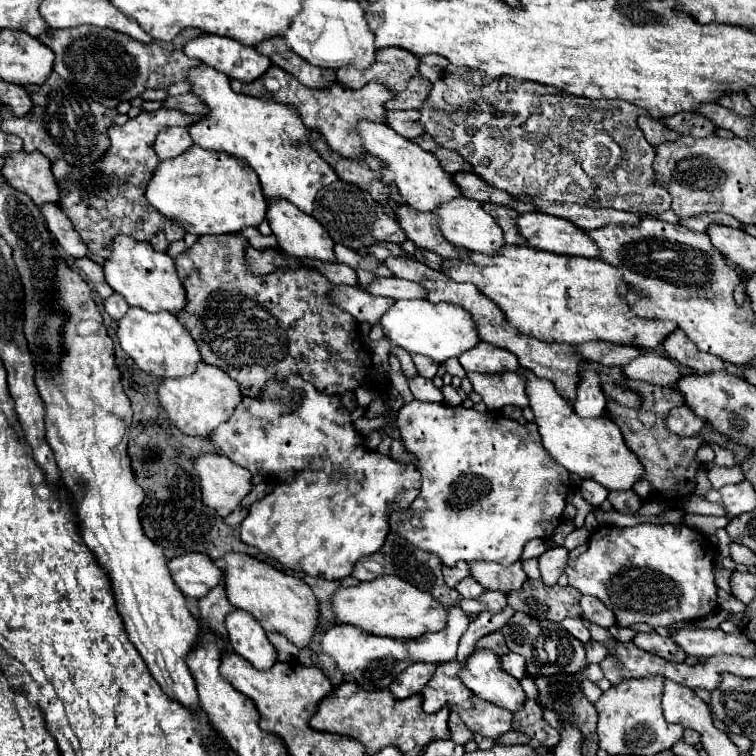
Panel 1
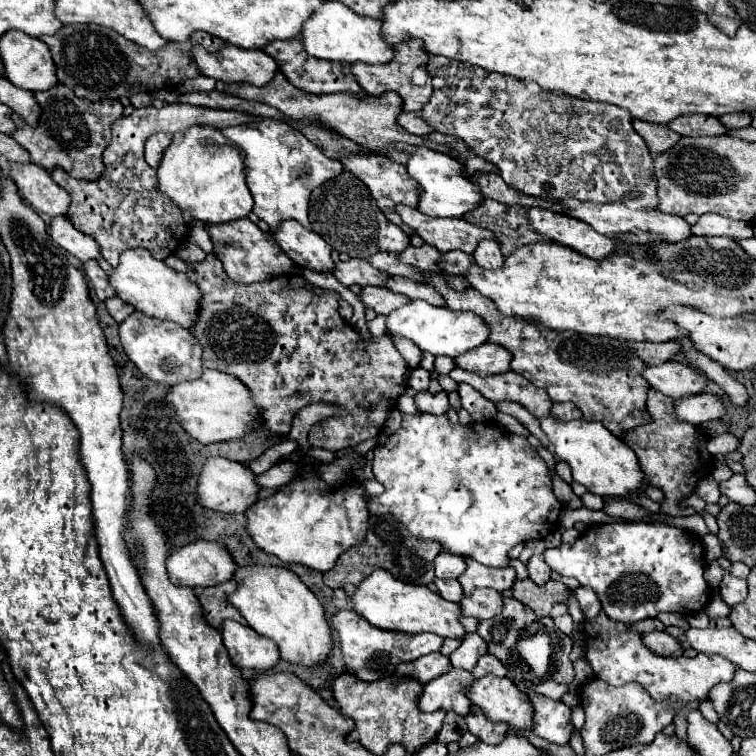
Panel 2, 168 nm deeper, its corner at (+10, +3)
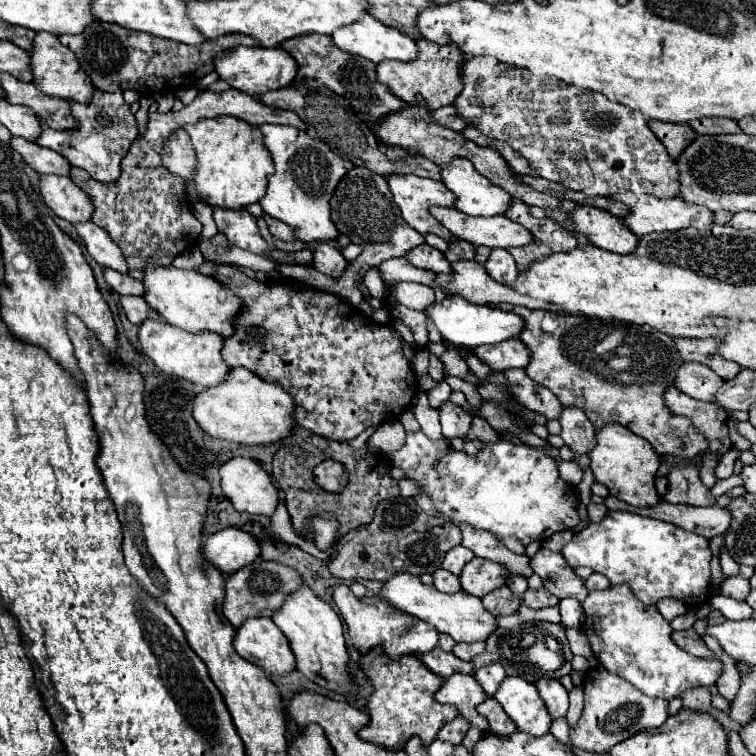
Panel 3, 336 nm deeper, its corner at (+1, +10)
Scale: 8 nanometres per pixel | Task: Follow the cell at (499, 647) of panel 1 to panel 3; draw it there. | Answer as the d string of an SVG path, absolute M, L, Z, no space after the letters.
M459 642L453 648L453 654L461 660L471 660L473 656L483 654L483 652L485 652L485 642L471 642L471 644L469 642Z

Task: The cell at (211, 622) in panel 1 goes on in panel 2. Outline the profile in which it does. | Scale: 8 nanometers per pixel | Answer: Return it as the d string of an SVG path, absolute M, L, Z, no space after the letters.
M234 579L214 585L214 587L204 587L198 591L198 599L202 603L204 617L212 627L220 629L226 619L246 623L242 615L238 615L238 609L226 599L226 595L232 595L232 593L234 593Z

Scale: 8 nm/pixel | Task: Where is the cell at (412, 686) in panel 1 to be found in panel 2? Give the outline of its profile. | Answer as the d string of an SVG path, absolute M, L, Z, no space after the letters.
M430 653L424 655L416 661L410 663L402 663L396 667L396 677L414 677L418 679L422 685L426 685L430 679L436 679L438 675L444 675L446 671L450 671L450 661L448 657L444 657L442 653Z

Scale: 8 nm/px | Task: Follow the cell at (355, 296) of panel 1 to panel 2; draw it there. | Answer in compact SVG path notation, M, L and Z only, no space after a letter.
M364 287L362 295L360 295L360 301L366 307L372 307L380 315L388 315L390 311L394 311L394 309L410 303L408 297L398 295L396 291L390 291L386 287Z

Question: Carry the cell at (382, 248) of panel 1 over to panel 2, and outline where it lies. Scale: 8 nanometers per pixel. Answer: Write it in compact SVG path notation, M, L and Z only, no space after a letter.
M422 245L422 247L408 247L404 253L400 253L400 259L408 265L416 265L420 267L422 271L428 271L428 273L434 273L434 271L442 271L442 265L440 265L440 257L442 253L438 253L438 249L432 249L428 245Z

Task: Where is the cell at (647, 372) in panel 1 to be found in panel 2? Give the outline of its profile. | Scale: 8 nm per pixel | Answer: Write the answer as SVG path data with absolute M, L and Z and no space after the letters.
M678 361L650 365L646 367L642 375L650 383L652 389L672 399L682 399L682 397L702 393L708 383L706 375L702 375L698 369L690 367L688 363L678 363Z

